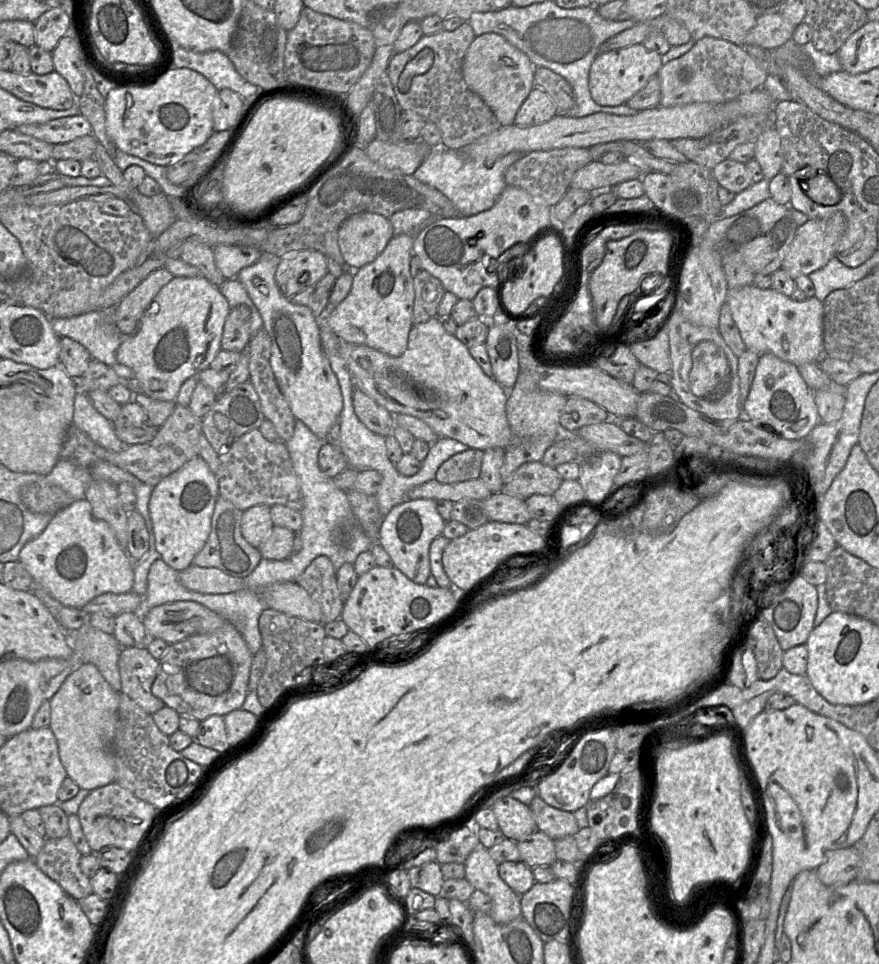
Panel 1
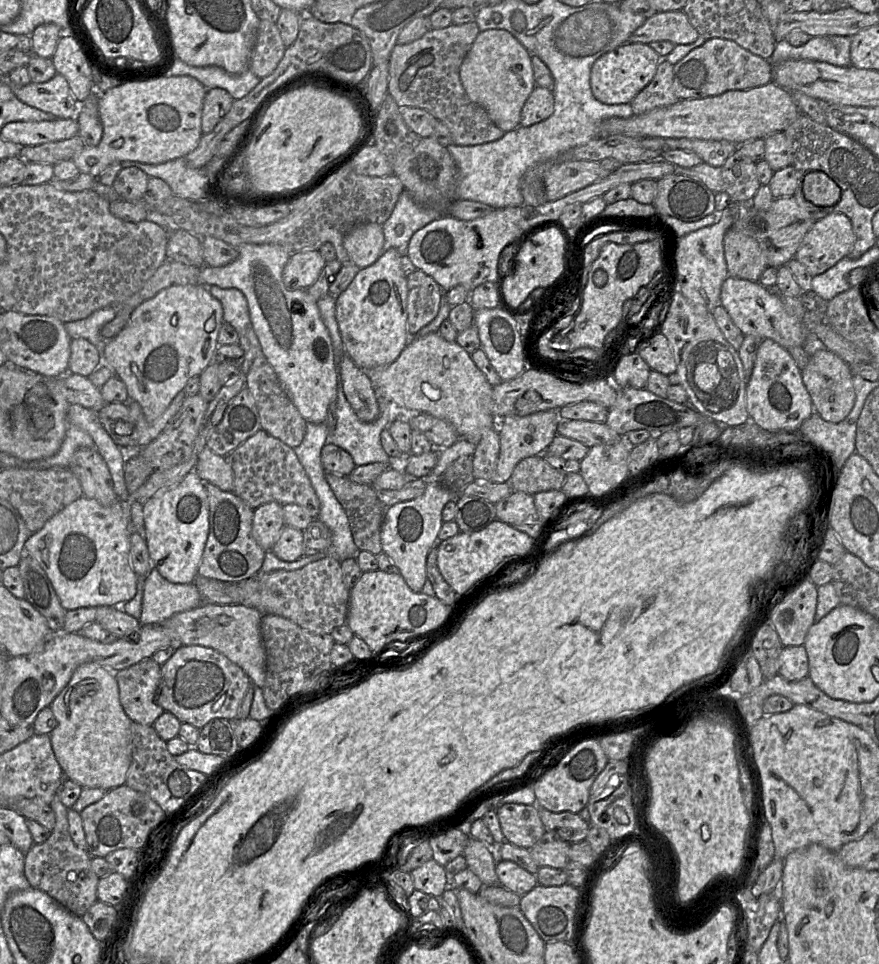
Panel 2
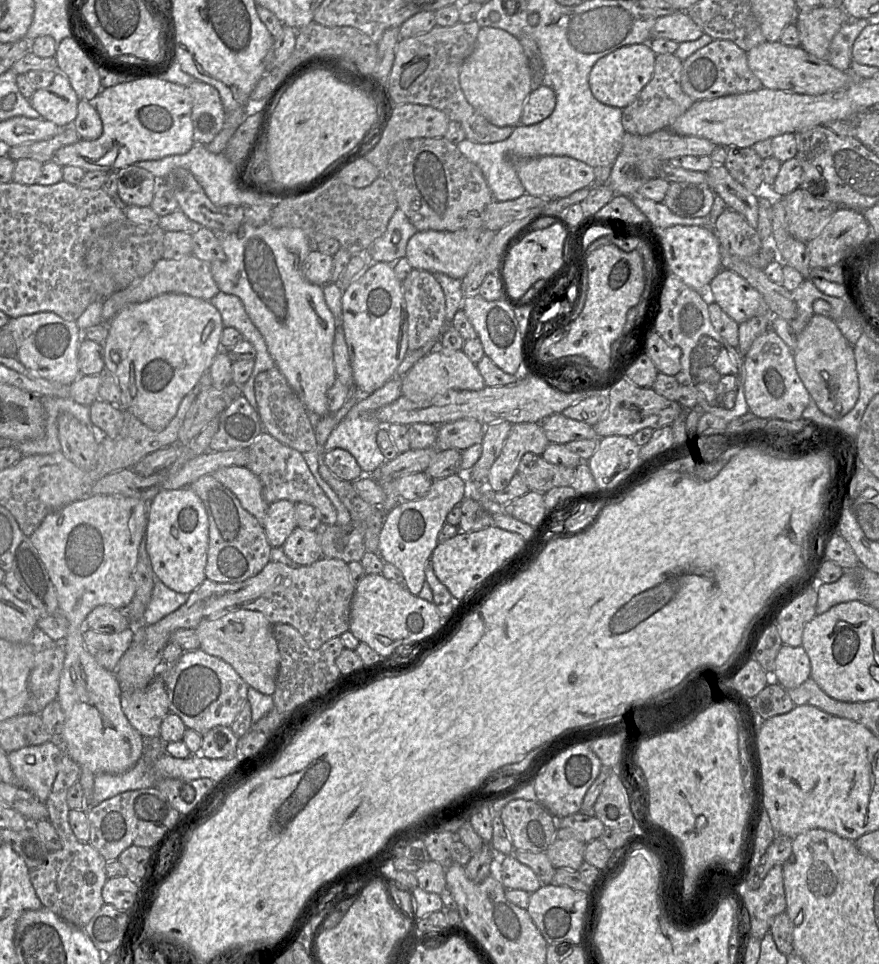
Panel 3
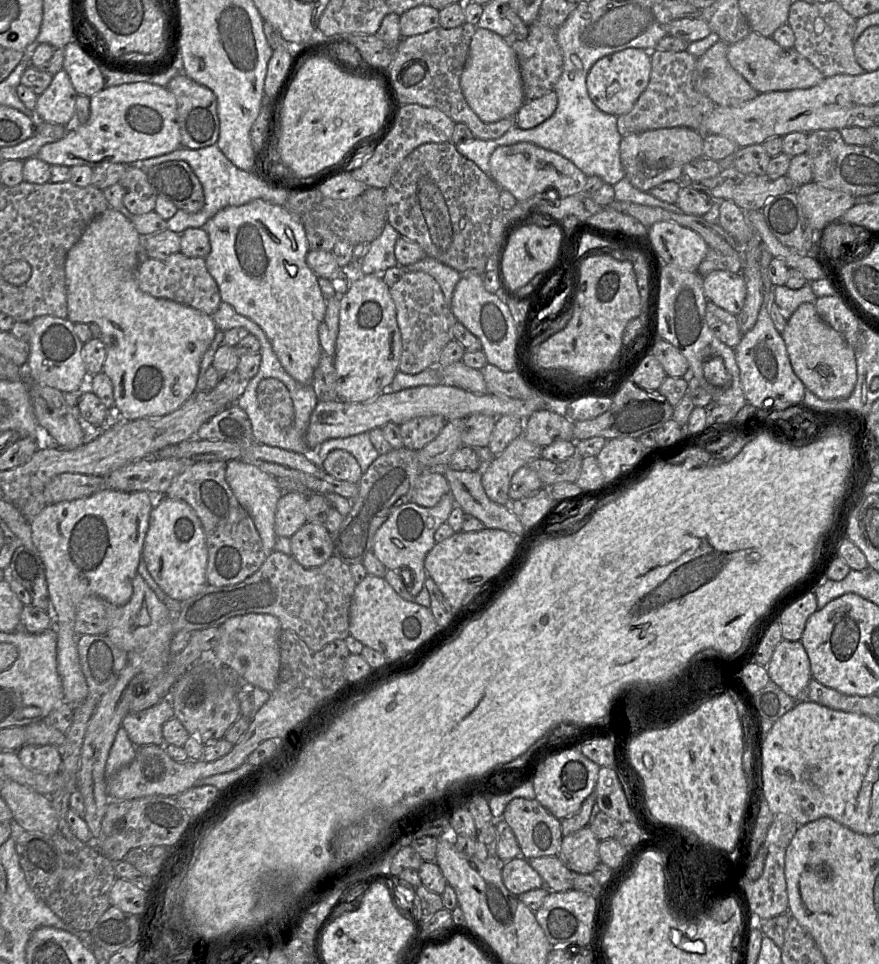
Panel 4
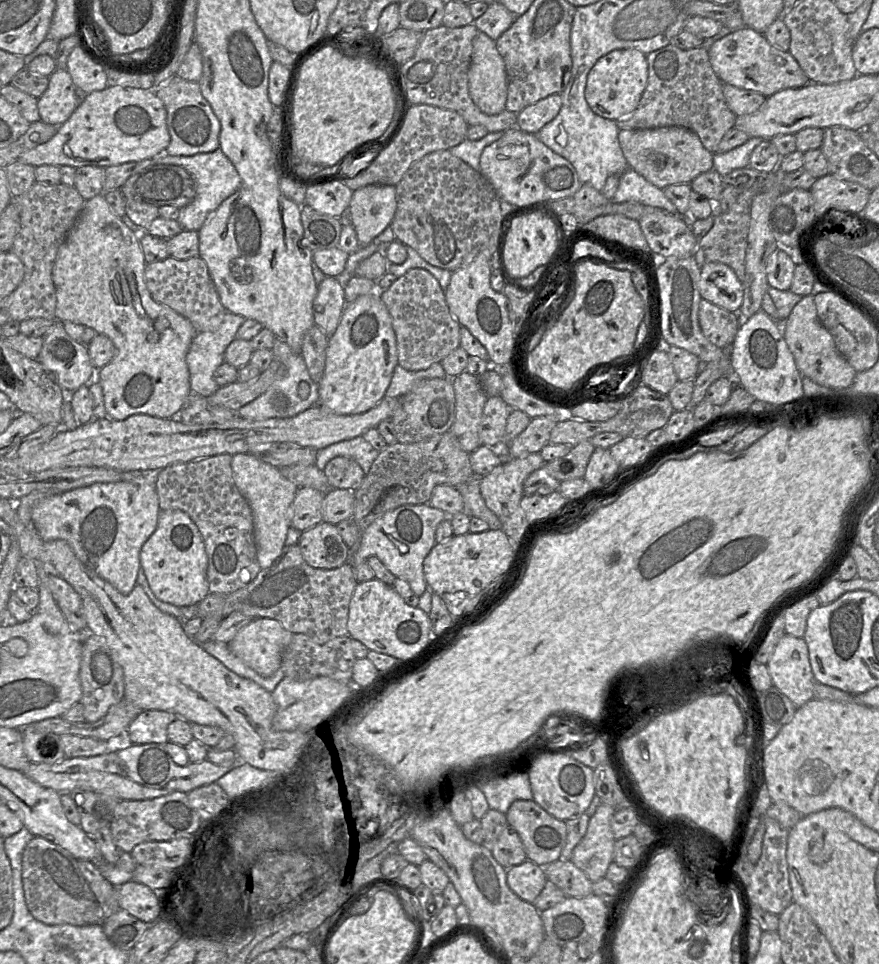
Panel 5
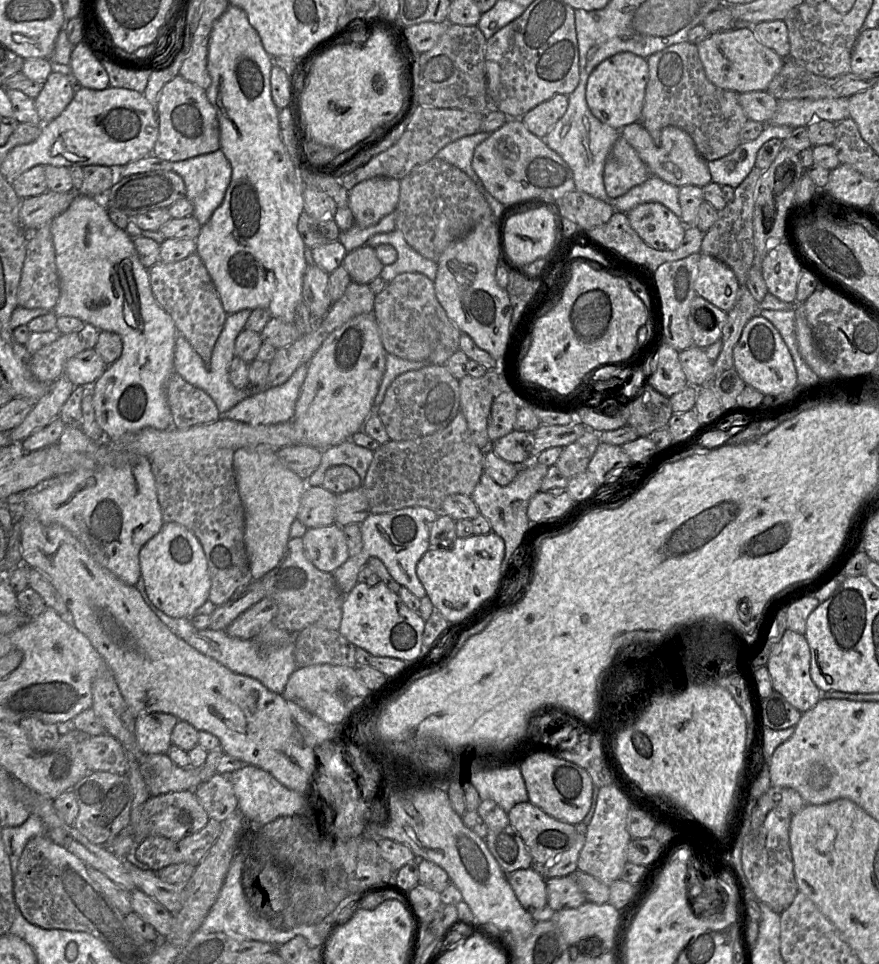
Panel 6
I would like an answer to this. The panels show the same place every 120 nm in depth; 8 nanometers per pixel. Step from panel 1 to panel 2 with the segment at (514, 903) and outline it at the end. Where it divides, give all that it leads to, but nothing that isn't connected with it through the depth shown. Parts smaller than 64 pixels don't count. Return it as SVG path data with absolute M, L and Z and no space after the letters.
M470 837L463 856L467 867L475 873L484 885L499 884L496 874L496 864L500 859L500 845L496 843L487 845L480 840Z

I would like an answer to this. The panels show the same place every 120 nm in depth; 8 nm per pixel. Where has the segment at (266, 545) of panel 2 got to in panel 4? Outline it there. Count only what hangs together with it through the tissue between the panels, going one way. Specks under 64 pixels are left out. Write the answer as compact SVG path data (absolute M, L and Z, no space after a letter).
M299 493L283 494L279 499L274 520L274 531L278 538L292 537L306 524L305 505L307 497Z

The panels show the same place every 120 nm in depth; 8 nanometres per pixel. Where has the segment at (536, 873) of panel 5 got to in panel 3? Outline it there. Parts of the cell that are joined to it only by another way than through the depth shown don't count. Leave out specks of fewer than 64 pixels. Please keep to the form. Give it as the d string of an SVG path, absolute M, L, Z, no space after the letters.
M512 854L503 859L501 883L505 889L523 890L528 893L537 891L542 885L536 874Z

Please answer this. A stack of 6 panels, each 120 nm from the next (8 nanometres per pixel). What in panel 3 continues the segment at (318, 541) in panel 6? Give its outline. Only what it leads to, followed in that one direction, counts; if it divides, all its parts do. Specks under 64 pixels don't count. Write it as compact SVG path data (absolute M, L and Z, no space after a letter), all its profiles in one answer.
M296 527L281 547L284 554L299 566L309 566L322 558L314 530Z

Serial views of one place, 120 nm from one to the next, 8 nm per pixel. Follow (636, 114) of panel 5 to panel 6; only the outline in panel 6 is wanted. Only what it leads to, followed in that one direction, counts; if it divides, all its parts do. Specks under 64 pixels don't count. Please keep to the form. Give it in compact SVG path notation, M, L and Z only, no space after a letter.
M682 41L646 59L649 79L639 122L656 145L660 145L661 131L667 126L686 131L706 161L720 159L741 144L740 132L748 118L739 103L740 93L719 88L708 80L695 44Z

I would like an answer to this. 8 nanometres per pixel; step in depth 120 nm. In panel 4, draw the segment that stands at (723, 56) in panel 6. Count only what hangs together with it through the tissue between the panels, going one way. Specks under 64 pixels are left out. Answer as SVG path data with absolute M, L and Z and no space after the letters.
M751 32L740 42L729 45L727 58L759 93L807 89L825 79L825 76L794 48L783 48L770 37Z

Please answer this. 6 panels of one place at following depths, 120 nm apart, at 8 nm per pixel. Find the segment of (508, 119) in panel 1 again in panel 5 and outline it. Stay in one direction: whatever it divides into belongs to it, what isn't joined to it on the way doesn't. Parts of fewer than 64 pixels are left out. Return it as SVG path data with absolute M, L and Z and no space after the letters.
M479 31L473 40L472 60L468 70L468 89L474 104L487 115L505 109L507 74L496 41Z

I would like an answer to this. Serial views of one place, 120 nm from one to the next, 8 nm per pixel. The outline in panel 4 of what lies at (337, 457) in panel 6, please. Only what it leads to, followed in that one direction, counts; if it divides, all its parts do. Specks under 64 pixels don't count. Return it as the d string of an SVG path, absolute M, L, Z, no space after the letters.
M368 432L347 438L328 439L319 448L319 460L321 463L331 451L336 449L345 450L356 458L363 474L379 456L379 453L370 440Z

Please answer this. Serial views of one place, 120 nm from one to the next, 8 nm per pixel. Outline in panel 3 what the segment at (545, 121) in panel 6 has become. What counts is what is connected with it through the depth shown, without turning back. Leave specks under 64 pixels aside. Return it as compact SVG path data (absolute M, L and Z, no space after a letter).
M547 84L535 85L524 103L520 123L534 125L549 117L556 106L556 95Z

